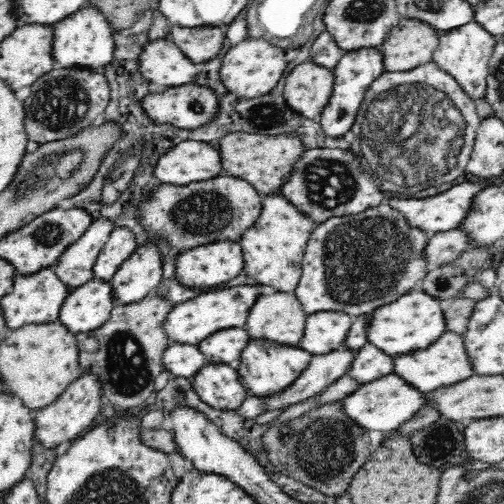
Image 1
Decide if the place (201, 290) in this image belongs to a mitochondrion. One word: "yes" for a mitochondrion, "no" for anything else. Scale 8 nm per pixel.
no

